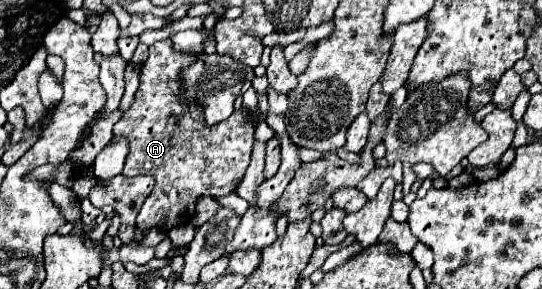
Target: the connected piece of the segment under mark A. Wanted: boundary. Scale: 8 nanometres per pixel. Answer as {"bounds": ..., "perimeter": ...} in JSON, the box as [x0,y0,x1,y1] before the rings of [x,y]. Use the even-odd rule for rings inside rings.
{"bounds":[114,40,254,232],"perimeter":[[[160,40],[150,46],[150,58],[142,64],[142,74],[140,74],[140,88],[134,96],[132,106],[128,112],[114,124],[114,136],[126,136],[130,140],[130,154],[124,164],[124,176],[140,176],[140,174],[150,174],[156,180],[156,188],[152,196],[146,198],[138,212],[138,228],[148,232],[150,228],[164,228],[170,230],[174,226],[180,226],[188,222],[190,216],[194,216],[194,206],[196,200],[202,196],[226,196],[234,192],[236,180],[244,176],[248,162],[250,162],[250,152],[254,144],[254,128],[242,120],[242,112],[234,112],[228,122],[220,122],[216,126],[206,126],[204,120],[200,118],[200,108],[192,102],[182,102],[182,90],[180,90],[180,80],[178,72],[192,64],[196,56],[190,54],[178,54],[172,48],[170,40]]]}

